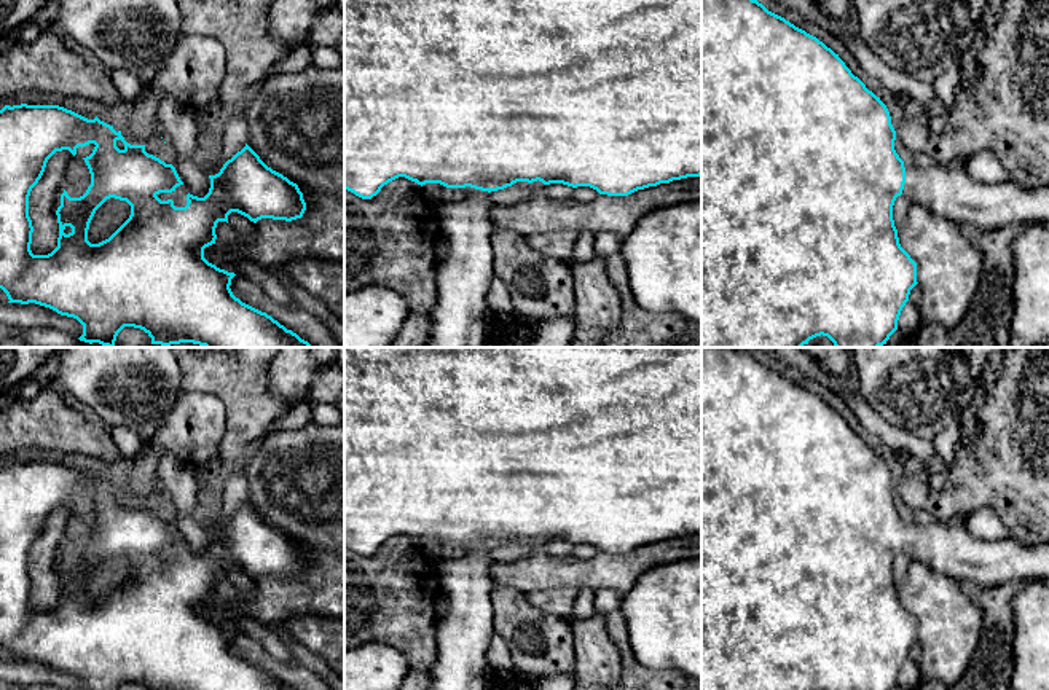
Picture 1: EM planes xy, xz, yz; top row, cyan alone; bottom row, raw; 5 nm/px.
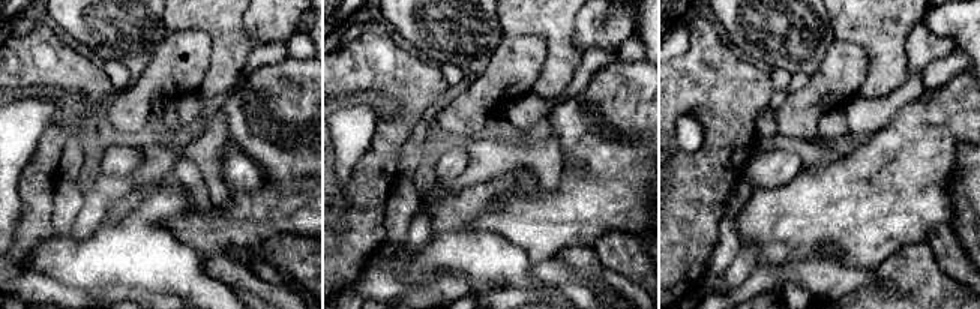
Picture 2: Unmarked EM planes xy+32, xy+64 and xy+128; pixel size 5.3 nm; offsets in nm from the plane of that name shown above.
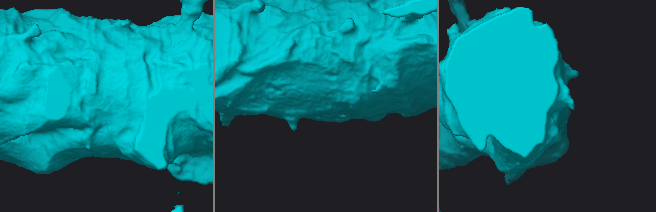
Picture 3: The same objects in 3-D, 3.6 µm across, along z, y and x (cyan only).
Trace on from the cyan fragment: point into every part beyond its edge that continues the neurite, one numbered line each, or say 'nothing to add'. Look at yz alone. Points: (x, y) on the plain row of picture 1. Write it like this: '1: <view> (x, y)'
1: yz (949, 548)

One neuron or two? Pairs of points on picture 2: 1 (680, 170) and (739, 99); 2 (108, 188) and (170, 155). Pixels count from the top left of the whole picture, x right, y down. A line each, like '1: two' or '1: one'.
1: one
2: one

